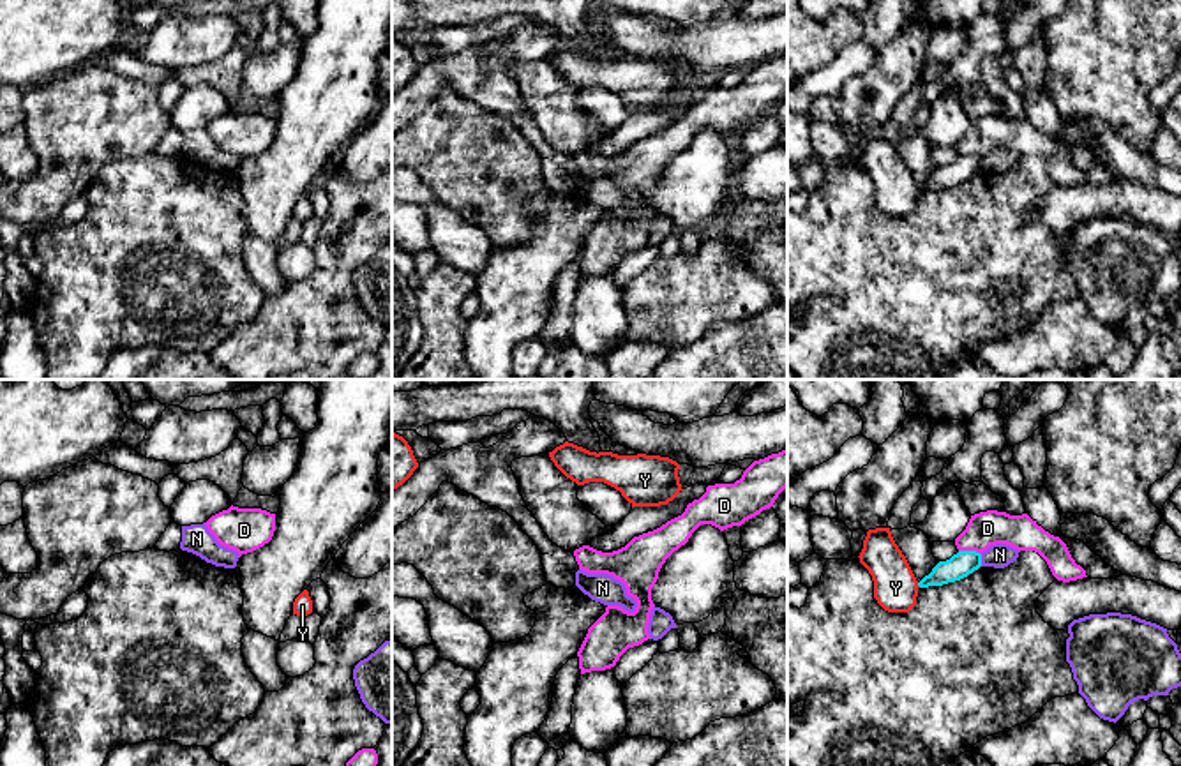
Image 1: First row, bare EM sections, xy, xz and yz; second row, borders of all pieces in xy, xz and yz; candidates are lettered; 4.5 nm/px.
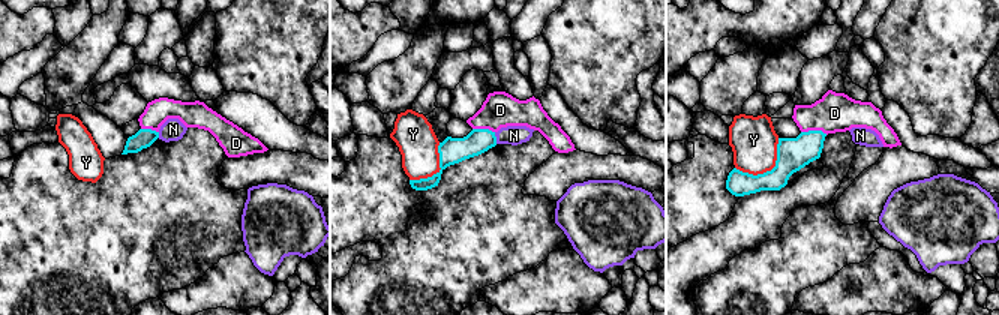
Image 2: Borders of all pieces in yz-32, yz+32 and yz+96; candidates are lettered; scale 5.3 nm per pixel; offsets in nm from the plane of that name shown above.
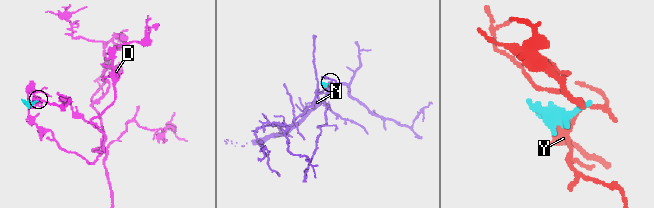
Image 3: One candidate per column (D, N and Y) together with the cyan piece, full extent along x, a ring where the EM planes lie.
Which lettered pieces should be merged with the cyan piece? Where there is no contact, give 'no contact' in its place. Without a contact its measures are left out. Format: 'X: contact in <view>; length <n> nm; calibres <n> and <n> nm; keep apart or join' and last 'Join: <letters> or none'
D: contact in yz; length 110 nm; calibres 120 and 160 nm; keep apart
N: contact in yz; length 60 nm; calibres 120 and 110 nm; keep apart
Y: contact in yz; length 30 nm; calibres 120 and 200 nm; keep apart
Join: none

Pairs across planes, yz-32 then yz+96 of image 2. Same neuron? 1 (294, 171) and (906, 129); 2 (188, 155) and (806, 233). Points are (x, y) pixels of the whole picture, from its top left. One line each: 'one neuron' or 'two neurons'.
1: two neurons
2: one neuron

